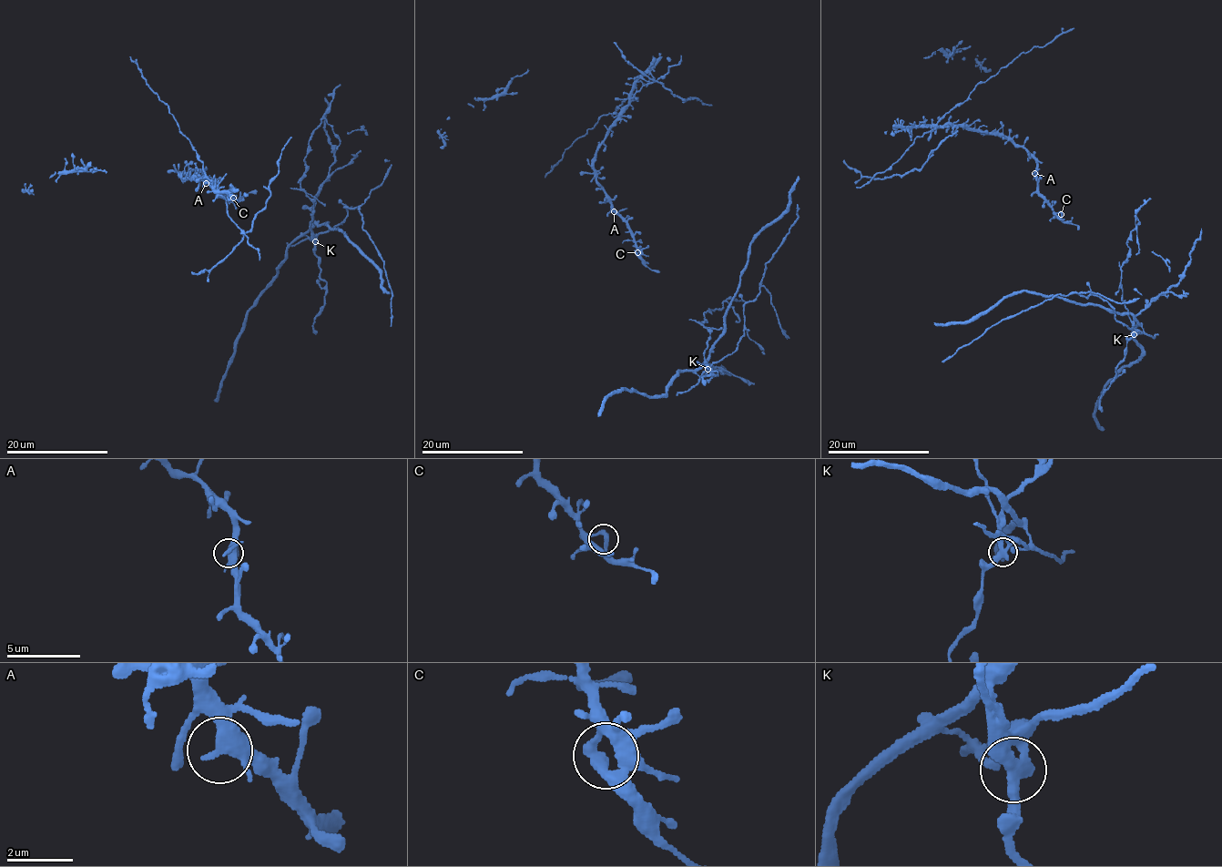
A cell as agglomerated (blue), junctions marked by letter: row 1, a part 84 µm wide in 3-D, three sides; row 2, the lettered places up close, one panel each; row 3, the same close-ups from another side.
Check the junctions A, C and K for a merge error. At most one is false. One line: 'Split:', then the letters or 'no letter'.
Split: K

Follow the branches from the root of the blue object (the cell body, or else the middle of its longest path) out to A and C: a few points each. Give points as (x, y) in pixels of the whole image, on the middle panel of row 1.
A: (651, 269), (641, 255), (626, 222), (614, 211)
C: (651, 269), (637, 252)

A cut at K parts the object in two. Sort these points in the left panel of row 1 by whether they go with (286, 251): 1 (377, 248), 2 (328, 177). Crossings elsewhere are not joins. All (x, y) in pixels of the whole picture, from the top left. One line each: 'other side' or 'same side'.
1: other side
2: same side

